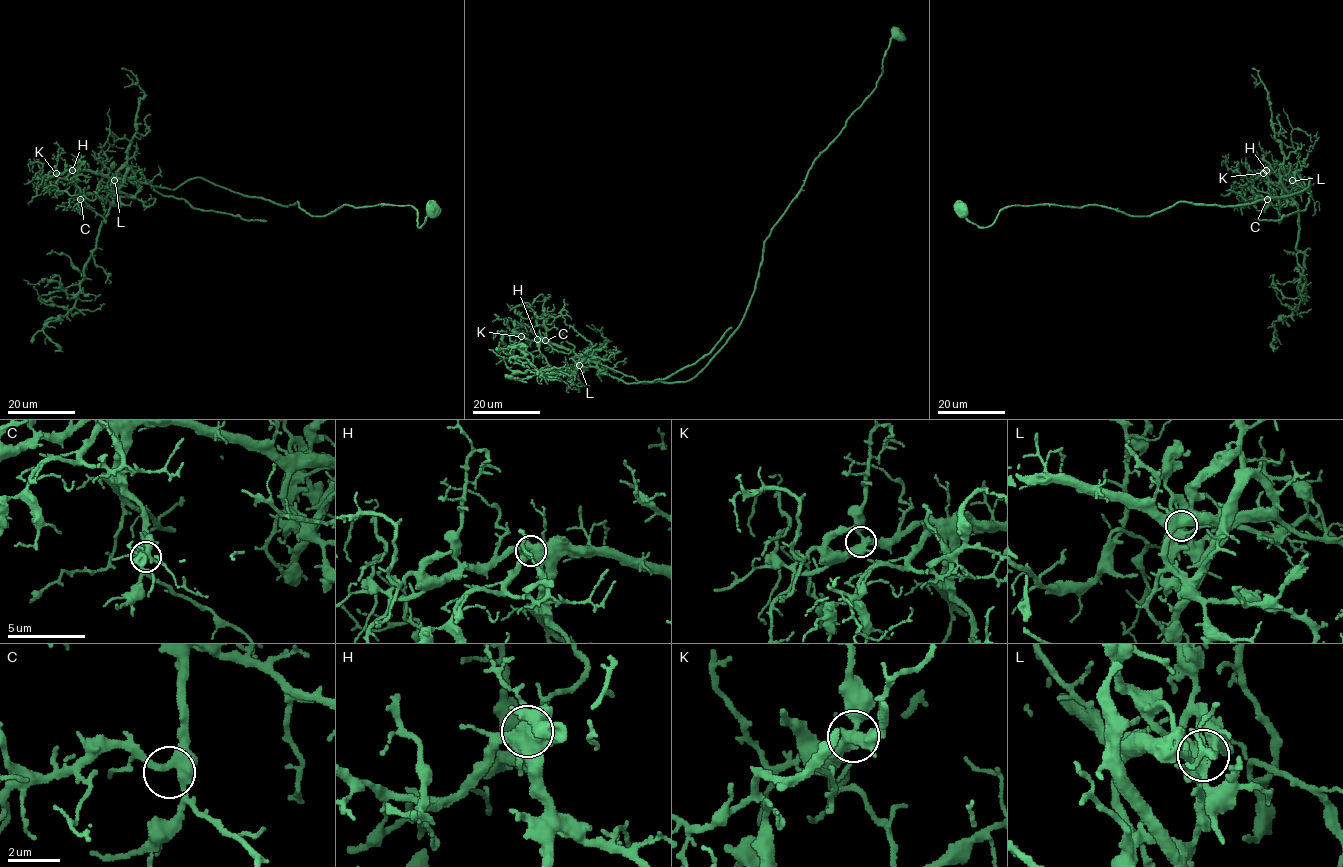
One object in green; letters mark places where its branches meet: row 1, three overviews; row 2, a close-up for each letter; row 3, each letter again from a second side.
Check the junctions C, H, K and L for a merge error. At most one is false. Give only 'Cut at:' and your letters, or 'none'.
Cut at: L

